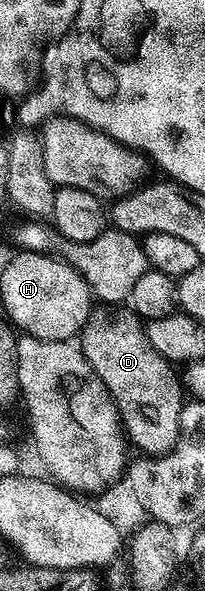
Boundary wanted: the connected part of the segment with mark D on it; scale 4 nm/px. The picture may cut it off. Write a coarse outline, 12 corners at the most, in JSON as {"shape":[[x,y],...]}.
{"shape":[[142,318],[87,328],[82,354],[129,444],[173,454],[184,385]]}

